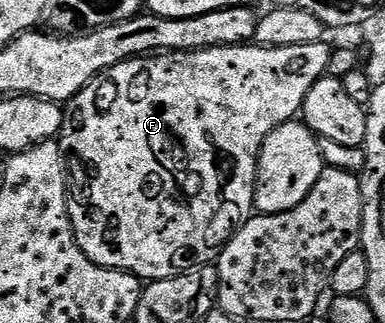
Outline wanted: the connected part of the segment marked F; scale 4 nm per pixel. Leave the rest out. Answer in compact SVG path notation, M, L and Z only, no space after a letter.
M327 41L315 42L314 44L298 44L297 46L287 46L286 48L270 48L269 46L257 46L255 44L245 44L242 46L219 46L218 48L208 48L206 50L177 50L175 52L161 52L155 56L145 56L142 58L131 58L130 60L110 68L105 74L101 74L95 82L92 82L83 90L74 95L71 102L66 106L66 117L64 129L62 131L62 146L69 159L77 158L76 167L70 170L70 197L68 199L68 211L72 217L72 227L76 233L76 245L86 252L86 256L95 266L105 266L107 270L124 270L128 274L134 274L141 280L155 280L158 278L173 278L179 274L186 274L189 270L194 270L202 266L215 263L225 244L234 237L237 230L253 217L256 204L256 165L260 159L260 150L264 146L264 141L282 124L293 121L303 111L306 92L318 79L325 77L328 73L328 65L331 62L333 47Z

